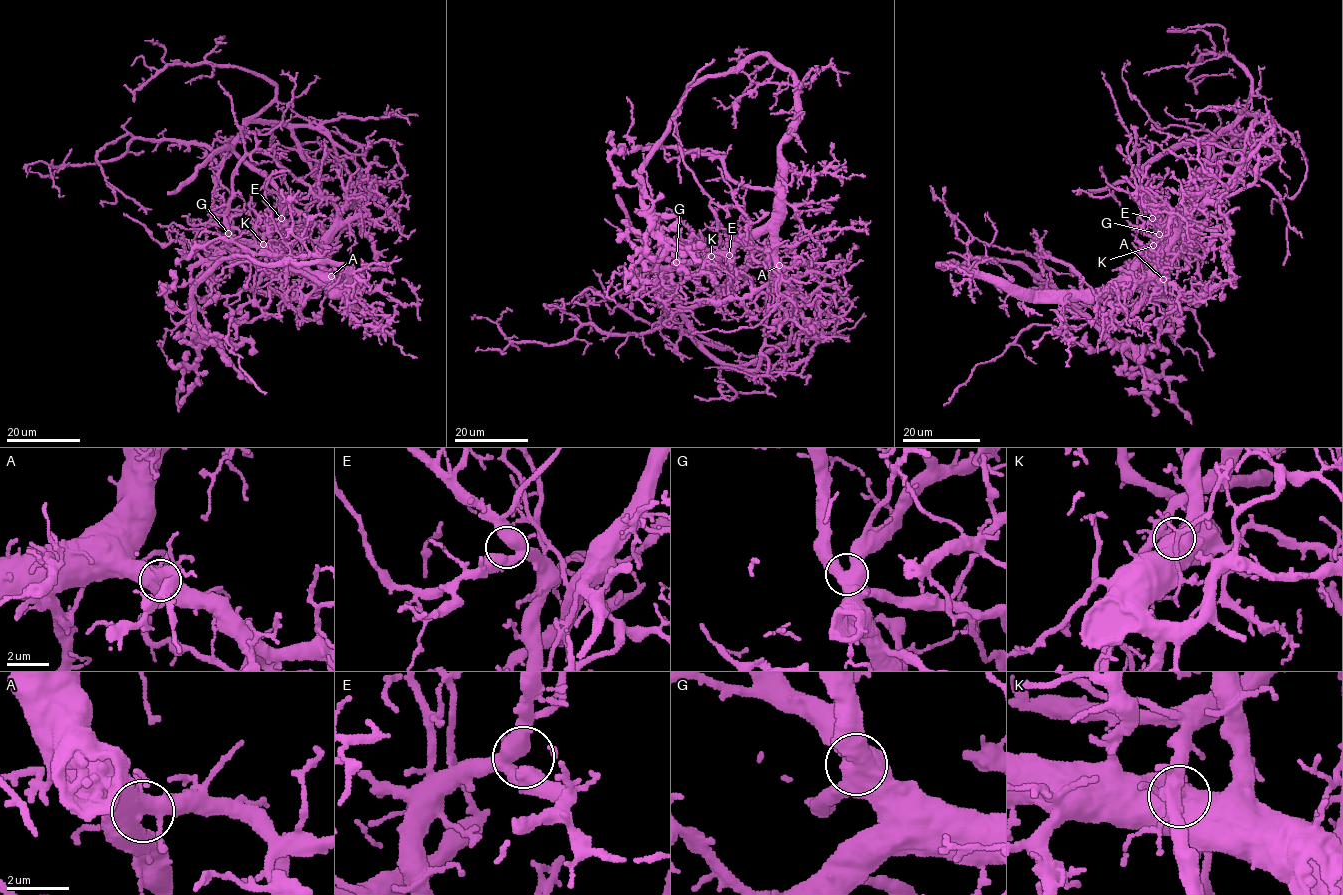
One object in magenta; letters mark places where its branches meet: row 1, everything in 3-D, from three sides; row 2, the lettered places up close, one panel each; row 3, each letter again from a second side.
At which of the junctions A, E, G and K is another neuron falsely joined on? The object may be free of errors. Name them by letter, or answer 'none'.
K

